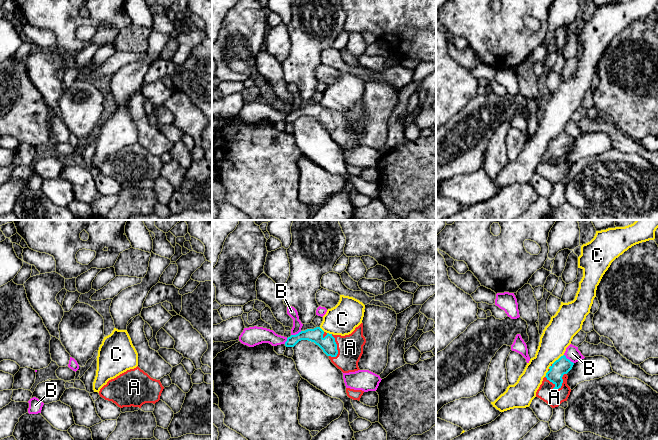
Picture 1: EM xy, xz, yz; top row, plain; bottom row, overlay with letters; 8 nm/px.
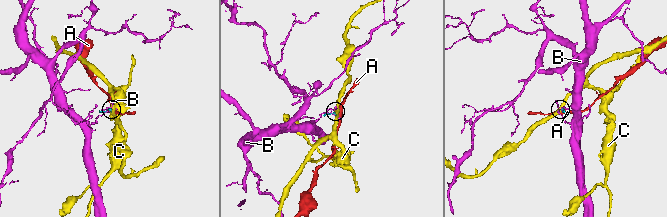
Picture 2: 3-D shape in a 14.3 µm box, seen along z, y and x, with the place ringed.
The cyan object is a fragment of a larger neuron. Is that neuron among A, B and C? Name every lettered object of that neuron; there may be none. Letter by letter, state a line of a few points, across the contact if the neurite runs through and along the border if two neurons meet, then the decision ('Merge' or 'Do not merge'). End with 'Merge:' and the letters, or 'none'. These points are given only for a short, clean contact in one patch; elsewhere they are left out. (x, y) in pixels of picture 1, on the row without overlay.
A: Line: yz (562, 142), (558, 146), (558, 164), (554, 168), (554, 173). Merge
B: Do not merge
C: Line: yz (563, 130), (552, 140). Do not merge
Merge: A

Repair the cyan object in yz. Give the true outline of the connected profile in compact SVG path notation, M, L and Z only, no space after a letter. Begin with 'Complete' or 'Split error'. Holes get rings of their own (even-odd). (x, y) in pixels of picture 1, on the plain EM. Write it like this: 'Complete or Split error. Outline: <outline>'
Split error. Outline: M565 131L551 140L536 168L536 173L552 184L558 183L562 178L567 177L571 168L570 163L567 161L567 149L573 141L574 139L567 135Z

